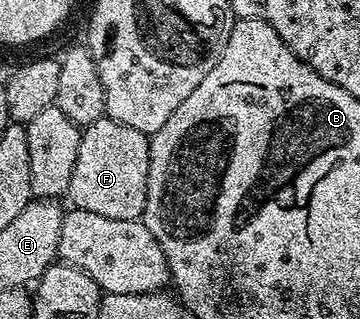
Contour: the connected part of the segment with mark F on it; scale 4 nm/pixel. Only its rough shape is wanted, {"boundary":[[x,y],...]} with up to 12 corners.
{"boundary":[[110,118],[82,129],[70,203],[140,219],[151,146]]}

